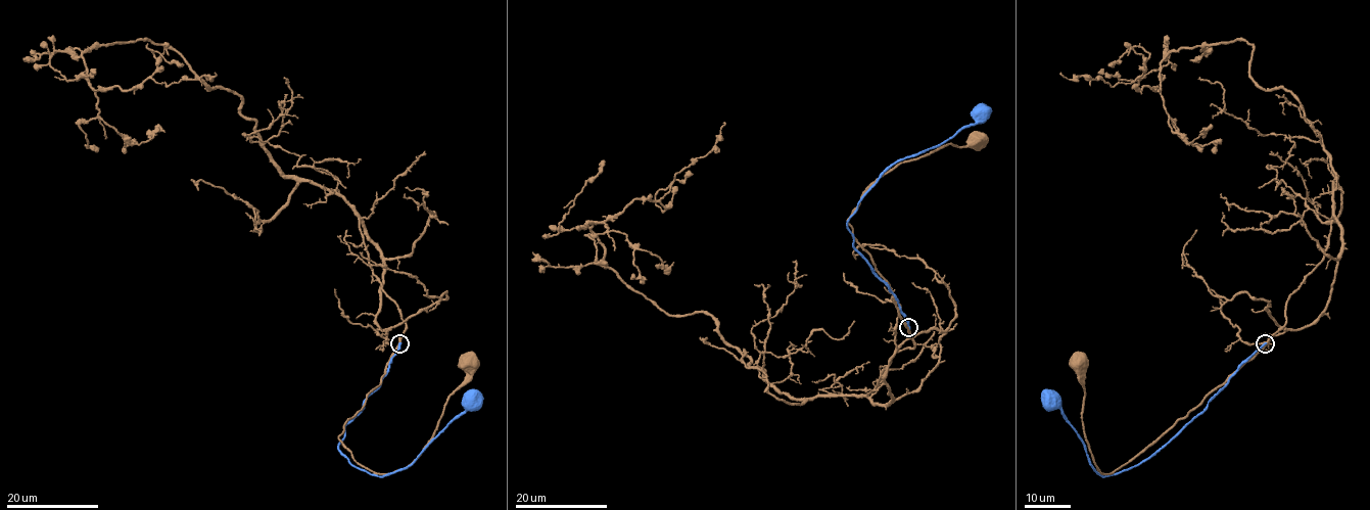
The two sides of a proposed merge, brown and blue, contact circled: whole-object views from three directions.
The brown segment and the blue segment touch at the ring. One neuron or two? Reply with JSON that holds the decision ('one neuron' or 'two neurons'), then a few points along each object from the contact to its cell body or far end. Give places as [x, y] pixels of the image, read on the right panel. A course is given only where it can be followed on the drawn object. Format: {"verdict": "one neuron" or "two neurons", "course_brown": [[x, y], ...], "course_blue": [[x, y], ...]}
{"verdict": "two neurons", "course_brown": [[1265, 344], [1160, 437], [1111, 474], [1103, 474], [1098, 469], [1083, 430], [1085, 360], [1079, 359]], "course_blue": [[1265, 344], [1207, 407], [1165, 444], [1132, 467], [1106, 476], [1094, 469], [1082, 441], [1052, 403]]}

